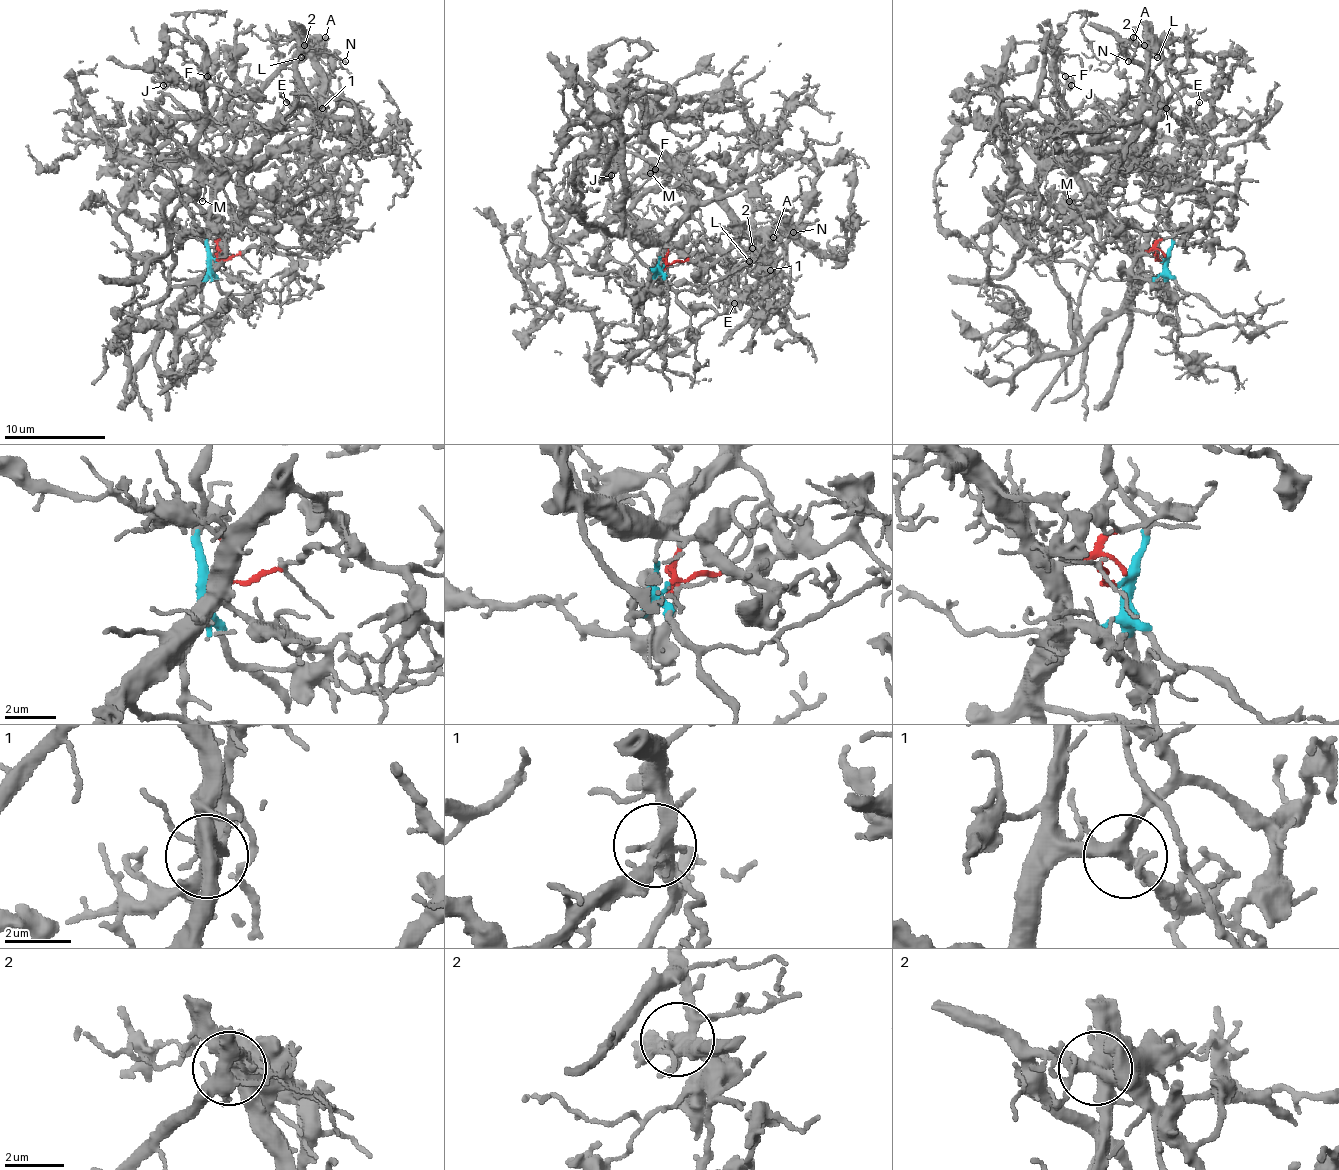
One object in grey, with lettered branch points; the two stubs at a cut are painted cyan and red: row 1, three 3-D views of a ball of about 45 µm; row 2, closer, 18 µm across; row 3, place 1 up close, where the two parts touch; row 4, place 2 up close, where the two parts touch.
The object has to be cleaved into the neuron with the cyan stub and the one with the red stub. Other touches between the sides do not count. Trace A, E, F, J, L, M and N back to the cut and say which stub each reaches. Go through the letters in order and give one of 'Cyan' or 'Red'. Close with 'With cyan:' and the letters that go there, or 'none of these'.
A: Cyan
E: Red
F: Red
J: Red
L: Cyan
M: Cyan
N: Cyan
With cyan: A, L, M, N

